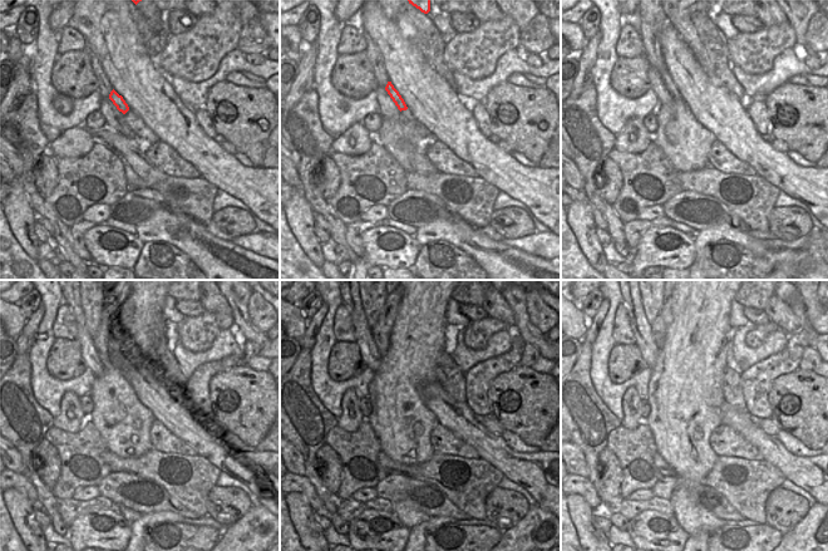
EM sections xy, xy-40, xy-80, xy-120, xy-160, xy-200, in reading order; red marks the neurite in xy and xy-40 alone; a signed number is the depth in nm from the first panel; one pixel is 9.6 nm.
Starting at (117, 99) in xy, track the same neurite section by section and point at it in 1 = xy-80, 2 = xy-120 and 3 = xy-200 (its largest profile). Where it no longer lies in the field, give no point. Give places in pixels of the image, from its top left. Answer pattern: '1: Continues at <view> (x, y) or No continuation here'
1: Continues at xy-80 (671, 88)
2: Continues at xy-120 (109, 314)
3: Continues at xy-200 (664, 319).

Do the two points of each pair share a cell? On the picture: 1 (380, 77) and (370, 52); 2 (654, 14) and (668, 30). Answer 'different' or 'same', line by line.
1: same
2: different

